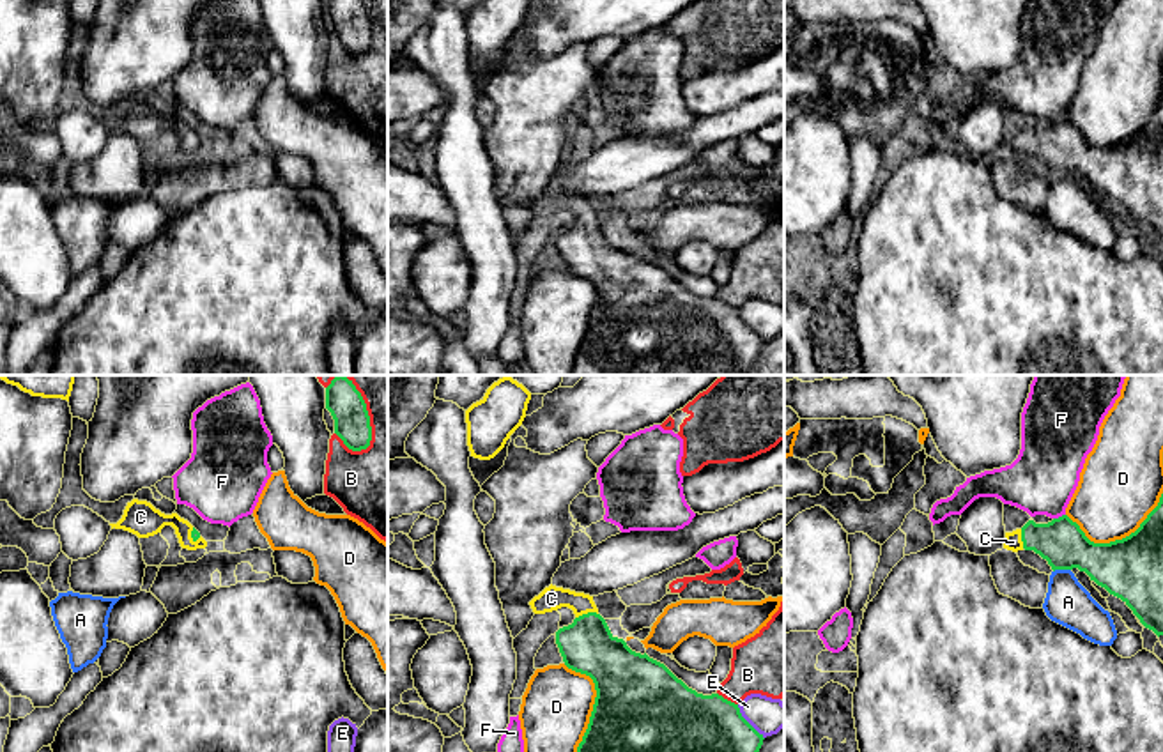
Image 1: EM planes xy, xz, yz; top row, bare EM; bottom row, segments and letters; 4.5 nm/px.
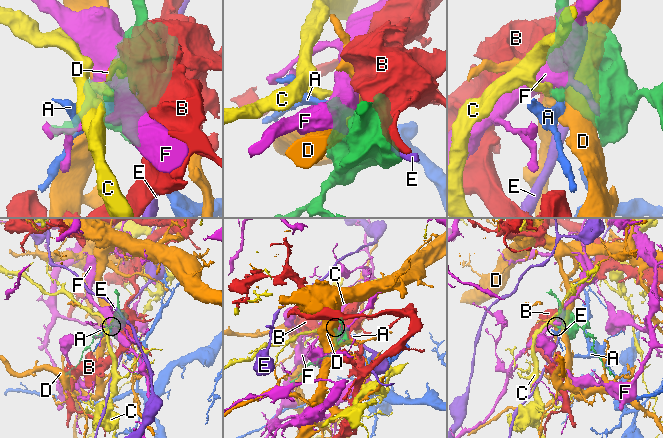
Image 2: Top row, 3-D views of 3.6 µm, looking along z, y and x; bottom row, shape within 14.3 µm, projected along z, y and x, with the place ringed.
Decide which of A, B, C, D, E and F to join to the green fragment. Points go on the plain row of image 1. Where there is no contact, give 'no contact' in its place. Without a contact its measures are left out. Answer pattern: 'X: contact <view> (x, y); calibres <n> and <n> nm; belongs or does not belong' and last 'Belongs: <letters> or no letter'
A: contact yz (1061, 172); calibres 220 and 200 nm; does not belong
B: contact xy (370, 32); calibres 160 and 360 nm; does not belong
C: contact xz (588, 216); calibres 240 and 110 nm; belongs
D: contact xz (592, 315); calibres 500 and 320 nm; does not belong
E: contact xz (747, 326); calibres 500 and 170 nm; does not belong
F: contact yz (1059, 121); calibres 220 and 300 nm; does not belong
Belongs: C

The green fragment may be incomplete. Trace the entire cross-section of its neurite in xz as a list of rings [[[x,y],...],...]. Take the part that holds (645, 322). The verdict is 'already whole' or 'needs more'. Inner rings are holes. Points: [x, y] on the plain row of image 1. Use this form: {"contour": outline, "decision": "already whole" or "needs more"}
{"contour": [[[551,188],[529,209],[535,218],[552,216],[561,211],[574,214],[574,226],[556,235],[556,248],[565,269],[589,280],[595,287],[593,315],[577,350],[572,375],[758,375],[756,361],[765,341],[742,320],[738,308],[719,297],[697,297],[664,267],[646,257],[632,255],[623,242],[611,237],[605,223],[598,218],[593,200]]], "decision": "needs more"}

